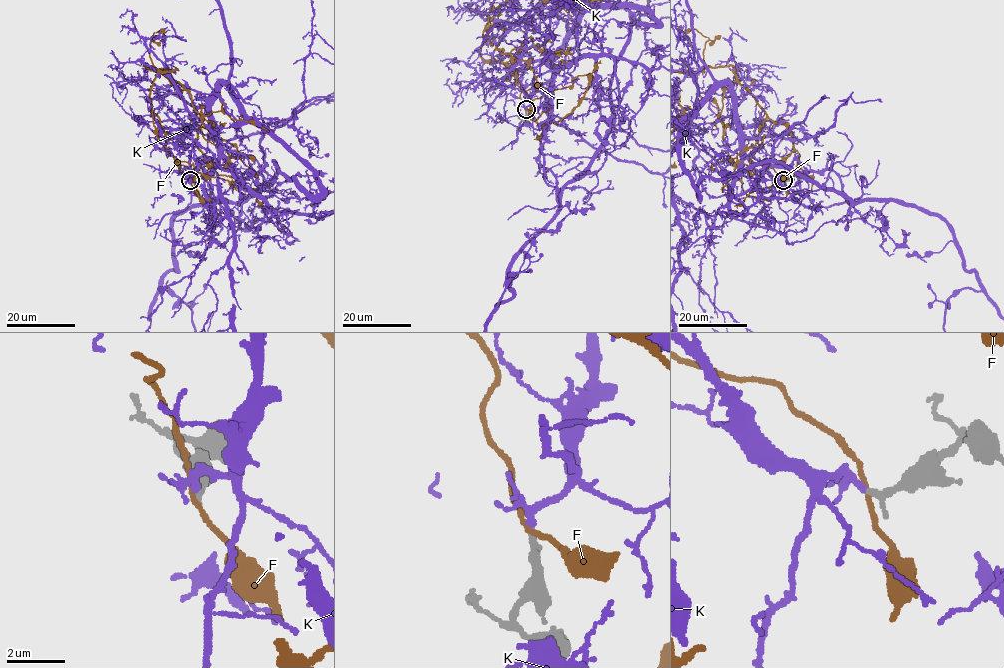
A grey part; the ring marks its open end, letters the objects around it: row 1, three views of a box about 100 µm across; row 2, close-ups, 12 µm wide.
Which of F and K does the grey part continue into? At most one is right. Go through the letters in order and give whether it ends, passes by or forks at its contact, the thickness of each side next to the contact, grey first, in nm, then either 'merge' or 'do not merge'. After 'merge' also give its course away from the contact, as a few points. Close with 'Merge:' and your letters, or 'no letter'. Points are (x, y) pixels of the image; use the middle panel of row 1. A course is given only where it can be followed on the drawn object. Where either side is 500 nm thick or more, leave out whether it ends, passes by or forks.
F: it passes by; 280 nm thick on the grey side, 150 nm on the other; do not merge
K: it passes by; 280 nm thick on the grey side, 180 nm on the other; merge
Merge: K

